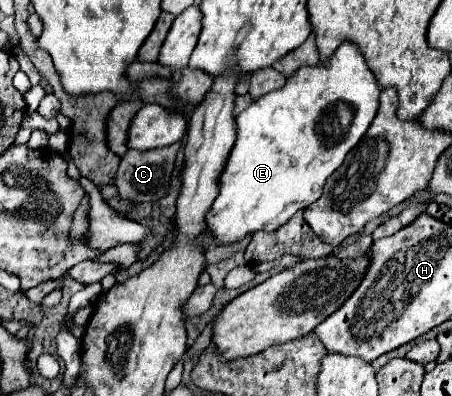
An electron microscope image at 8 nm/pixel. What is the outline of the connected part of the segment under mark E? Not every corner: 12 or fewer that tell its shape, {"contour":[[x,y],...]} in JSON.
{"contour":[[359,47],[237,115],[217,241],[319,199],[379,109]]}

